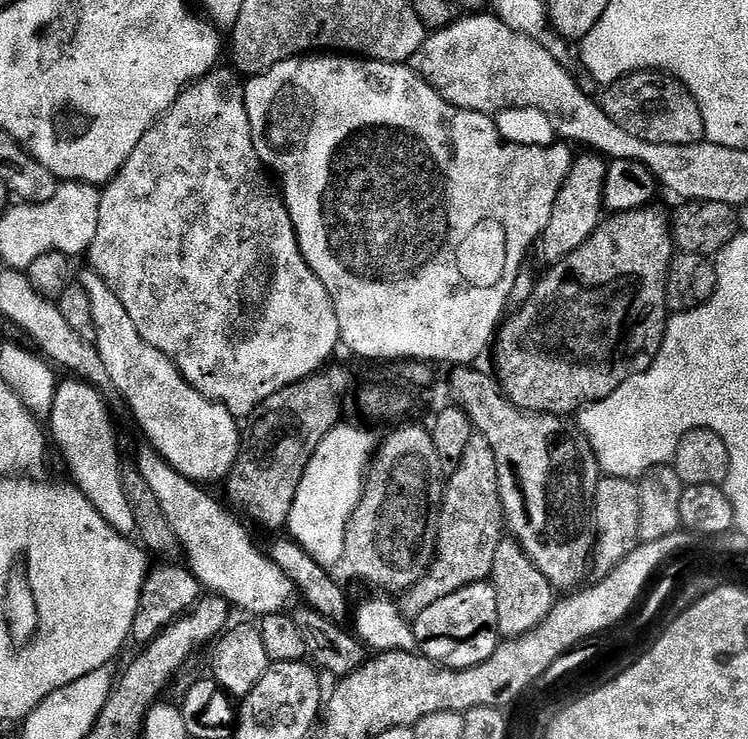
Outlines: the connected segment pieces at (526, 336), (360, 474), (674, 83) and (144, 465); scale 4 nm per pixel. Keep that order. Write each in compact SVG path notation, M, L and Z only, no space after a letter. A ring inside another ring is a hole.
M656 206L609 215L597 226L594 234L590 234L590 238L586 242L582 242L582 246L578 246L578 250L574 250L565 260L560 260L547 269L548 273L537 282L532 297L513 314L512 321L510 321L510 316L507 323L499 329L494 340L497 368L495 371L498 373L499 385L504 389L504 395L526 412L538 412L564 418L569 415L567 412L576 414L580 409L587 408L590 404L597 404L599 400L605 400L610 394L614 394L614 390L618 390L618 386L622 386L622 382L626 382L637 372L646 371L652 365L652 359L655 358L662 346L664 330L668 327L670 319L670 312L666 307L664 284L668 280L668 267L672 264L673 255L674 245L669 217L663 216L656 209Z
M341 422L326 434L326 438L322 438L322 442L318 442L318 450L314 450L314 458L310 458L306 474L302 474L286 532L326 569L335 569L335 564L345 559L348 523L358 510L377 447L378 438L376 440L370 429Z
M658 71L630 72L603 89L604 112L622 130L655 144L686 146L705 139L704 119L698 102L674 76Z
M144 446L140 456L135 457L135 462L142 478L146 478L150 490L154 490L154 495L158 497L162 514L166 514L166 522L180 539L183 553L188 554L187 567L191 568L192 573L209 593L223 597L233 609L241 608L244 612L253 612L256 618L274 616L287 609L284 607L291 602L292 595L296 596L298 592L292 580L272 560L267 551L260 552L259 546L252 541L251 534L204 489L207 487L201 486L195 480L187 480L151 446Z

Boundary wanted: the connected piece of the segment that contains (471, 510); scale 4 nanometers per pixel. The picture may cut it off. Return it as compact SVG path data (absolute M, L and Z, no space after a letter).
M474 432L441 499L436 554L428 575L408 588L398 602L400 611L415 620L422 611L470 584L485 583L492 575L496 550L506 534L499 486L497 454L485 435Z

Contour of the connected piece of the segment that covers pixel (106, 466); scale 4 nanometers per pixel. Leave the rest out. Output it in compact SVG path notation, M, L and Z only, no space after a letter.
M81 378L64 379L61 379L56 385L56 397L50 413L50 420L52 420L51 439L54 441L55 447L56 444L60 447L60 452L64 455L69 470L72 471L73 477L71 476L71 479L79 488L80 493L96 507L100 517L115 532L119 532L122 536L131 537L136 532L136 511L130 506L130 498L124 489L122 455L120 456L120 448L116 445L116 428L112 425L112 416L108 413L103 398L100 397L103 396L101 389L95 388L94 385Z

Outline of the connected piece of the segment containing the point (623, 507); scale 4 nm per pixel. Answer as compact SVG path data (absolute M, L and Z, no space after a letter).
M601 475L592 499L591 523L596 523L594 543L590 557L590 572L599 578L610 574L626 554L630 554L641 543L639 532L639 488L635 480L626 480L617 476Z

